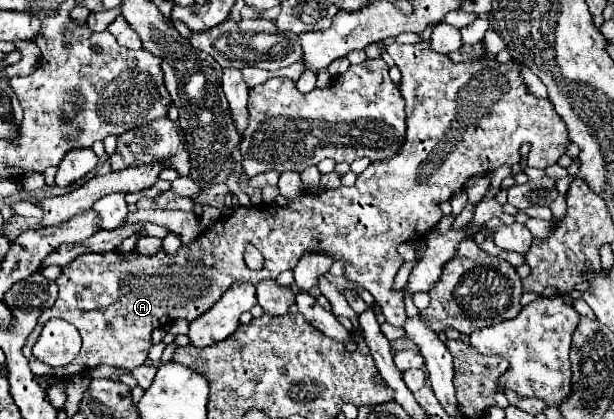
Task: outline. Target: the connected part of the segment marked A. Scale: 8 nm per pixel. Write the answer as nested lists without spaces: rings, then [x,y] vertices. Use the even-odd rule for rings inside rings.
[[[422,41],[422,43],[412,43],[412,45],[392,43],[390,47],[386,47],[386,51],[388,51],[388,55],[394,59],[396,67],[398,67],[400,73],[402,73],[402,87],[400,87],[400,91],[402,91],[402,97],[404,97],[404,101],[406,101],[406,137],[404,137],[404,143],[402,143],[400,151],[398,151],[394,157],[384,159],[384,161],[378,161],[378,163],[370,163],[370,165],[358,175],[358,179],[356,179],[356,183],[354,183],[352,187],[344,187],[344,185],[342,185],[342,187],[338,187],[338,189],[326,189],[326,191],[316,193],[316,195],[314,195],[314,193],[302,193],[302,195],[298,195],[298,197],[294,197],[294,199],[288,199],[288,205],[284,205],[284,207],[282,207],[282,205],[260,205],[260,207],[242,207],[242,205],[240,205],[232,215],[220,217],[220,219],[218,219],[210,229],[206,229],[196,241],[192,241],[192,243],[180,247],[180,249],[178,249],[176,253],[172,253],[172,255],[166,253],[164,249],[158,249],[154,255],[142,255],[142,253],[138,253],[136,249],[132,249],[132,251],[128,251],[128,253],[120,253],[120,251],[114,249],[114,251],[108,251],[108,253],[86,253],[86,255],[76,257],[72,263],[68,263],[66,267],[62,267],[62,273],[60,273],[60,277],[56,279],[56,285],[58,285],[58,299],[56,299],[56,303],[54,303],[50,309],[46,309],[46,311],[40,315],[34,333],[30,335],[30,339],[27,339],[22,348],[24,356],[28,358],[31,371],[36,376],[58,377],[58,379],[68,379],[68,377],[74,377],[74,375],[80,375],[80,373],[88,373],[90,369],[94,369],[94,367],[100,365],[100,363],[106,363],[106,365],[112,365],[112,367],[124,367],[124,369],[132,371],[134,367],[146,363],[146,359],[148,359],[148,347],[152,345],[152,343],[150,343],[150,333],[152,333],[154,329],[164,327],[164,325],[168,325],[170,321],[174,321],[174,319],[178,319],[178,317],[180,317],[180,319],[186,319],[186,321],[198,319],[198,317],[204,315],[204,313],[222,297],[222,293],[224,293],[226,289],[230,289],[234,283],[238,283],[238,281],[248,281],[248,283],[256,285],[256,283],[260,283],[260,281],[264,281],[264,279],[276,279],[282,271],[294,269],[304,253],[326,253],[326,255],[330,255],[334,261],[346,263],[346,265],[344,265],[344,279],[352,281],[352,283],[358,285],[360,289],[370,291],[372,297],[376,299],[376,303],[382,307],[382,313],[384,313],[386,321],[388,321],[390,325],[402,327],[402,323],[406,321],[404,295],[402,295],[402,291],[396,291],[396,293],[392,291],[394,277],[396,277],[398,269],[400,269],[402,263],[404,263],[402,257],[400,257],[400,253],[398,253],[398,245],[400,245],[400,243],[406,243],[406,241],[412,241],[412,239],[418,239],[418,237],[424,237],[426,231],[434,229],[434,227],[438,225],[440,217],[442,217],[442,213],[440,213],[440,203],[442,203],[442,201],[448,201],[454,193],[464,189],[465,183],[472,175],[490,173],[490,171],[498,169],[498,167],[504,165],[504,163],[508,163],[508,165],[518,163],[518,159],[520,159],[520,145],[522,145],[522,143],[530,143],[530,163],[534,163],[534,167],[546,169],[548,165],[554,165],[554,163],[558,161],[560,155],[564,155],[566,145],[570,143],[570,139],[568,139],[566,127],[562,125],[562,119],[558,119],[558,113],[554,111],[552,103],[550,103],[548,99],[538,99],[538,97],[534,97],[534,95],[526,89],[526,85],[522,83],[522,77],[518,75],[518,69],[516,69],[516,67],[518,67],[518,61],[498,63],[498,61],[486,61],[486,59],[482,59],[482,61],[452,63],[446,55],[434,53],[434,51],[430,49],[430,43],[424,43],[424,41]],[[246,243],[252,243],[252,245],[260,247],[260,253],[262,253],[264,259],[266,259],[262,271],[250,271],[250,269],[244,265],[244,247],[246,247]],[[52,317],[60,317],[60,319],[72,323],[72,325],[80,331],[80,337],[82,337],[82,349],[80,349],[78,357],[76,357],[72,363],[64,365],[64,367],[50,367],[50,365],[38,361],[32,354],[32,347],[36,343],[36,339],[40,337],[42,327],[44,327],[46,321],[50,321]]]

